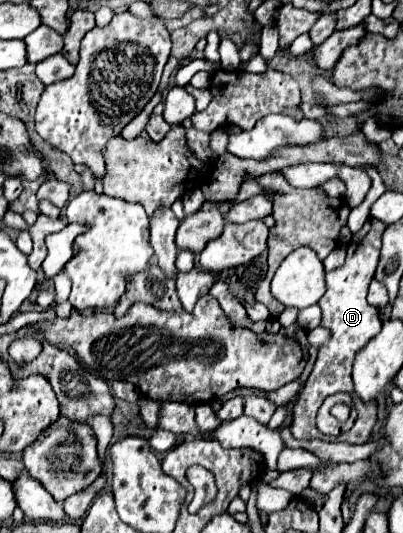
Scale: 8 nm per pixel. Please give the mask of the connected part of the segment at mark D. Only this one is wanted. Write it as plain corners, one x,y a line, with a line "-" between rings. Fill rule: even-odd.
369,218
365,222
365,226
353,234
353,240
347,248
347,260
341,268
327,272
325,282
327,282
327,292
323,294
323,298
319,300
319,306
323,310
323,318
321,318
321,326
331,330
331,342
321,346
319,356
315,360
315,366
305,382
305,388
299,394
299,402
293,408
293,424
291,424
291,432
295,438
299,440
309,440
309,438
319,438
323,442
349,442
349,444
365,444
369,440
371,428
375,424
377,418
377,406
371,404
363,404
355,390
353,390
353,382
351,382
351,364
355,358
355,352
365,346
379,330
381,330
381,318
379,318
379,310
375,306
371,306
365,296
367,296
367,286
373,280
373,274
377,270
377,262
379,262
379,250
381,250
381,234
387,226
377,220
377,218
-
337,392
347,392
353,398
353,404
359,412
355,424
351,430
339,434
339,436
327,436
323,432
319,432
319,428
315,426
315,416
317,416
317,408
323,404
323,400
331,394

